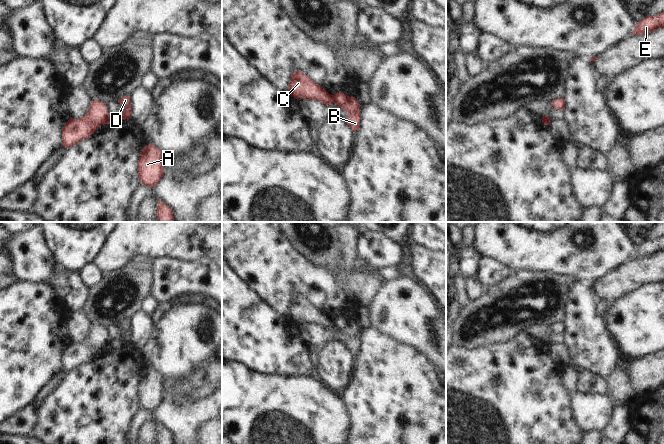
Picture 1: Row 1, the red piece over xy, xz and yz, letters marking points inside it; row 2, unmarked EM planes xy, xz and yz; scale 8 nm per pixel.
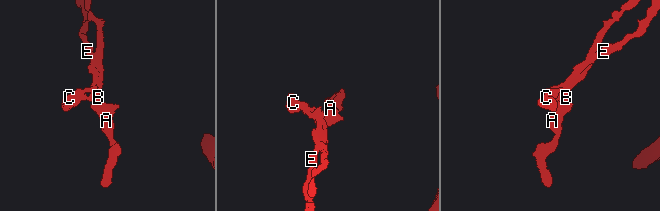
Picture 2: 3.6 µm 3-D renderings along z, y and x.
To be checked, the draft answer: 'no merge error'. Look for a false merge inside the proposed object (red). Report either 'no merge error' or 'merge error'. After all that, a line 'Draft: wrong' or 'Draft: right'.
merge error
Draft: wrong

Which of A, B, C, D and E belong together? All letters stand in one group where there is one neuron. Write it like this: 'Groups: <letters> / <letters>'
Groups: A B C / D E.

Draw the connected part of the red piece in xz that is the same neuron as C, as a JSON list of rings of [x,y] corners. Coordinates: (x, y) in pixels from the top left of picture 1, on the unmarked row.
[[[301,295],[292,297],[287,315],[297,324],[300,321],[308,324],[313,323],[327,330],[334,327],[333,319],[329,318]]]

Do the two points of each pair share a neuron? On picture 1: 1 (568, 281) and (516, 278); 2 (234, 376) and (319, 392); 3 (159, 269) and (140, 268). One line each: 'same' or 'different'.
1: same
2: same
3: different

